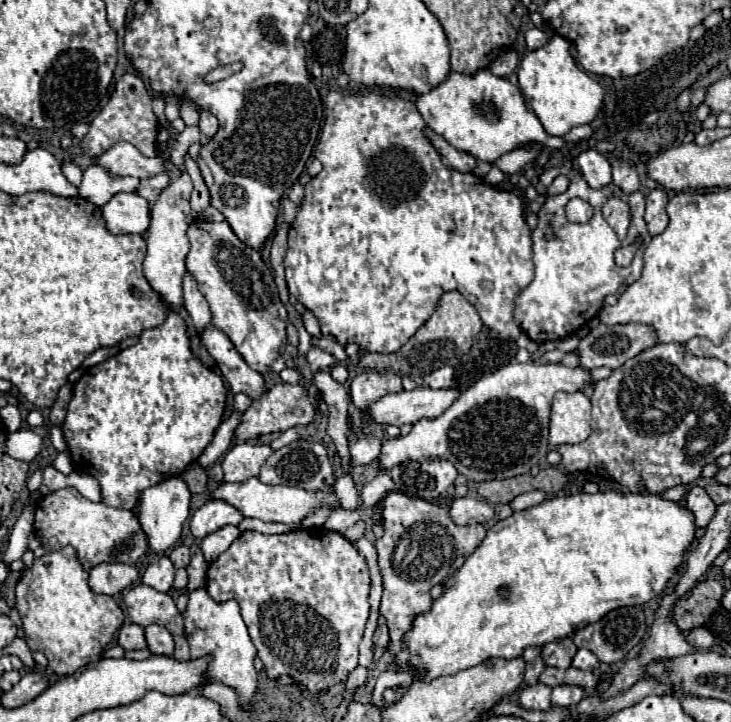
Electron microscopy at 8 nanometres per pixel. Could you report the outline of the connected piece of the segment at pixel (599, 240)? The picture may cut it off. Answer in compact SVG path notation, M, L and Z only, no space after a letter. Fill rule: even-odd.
M550 167L550 169L546 169L542 175L540 175L540 179L538 179L538 185L536 185L536 191L538 193L542 193L542 195L546 195L546 203L542 205L542 209L540 209L540 213L538 213L538 225L536 225L536 229L532 231L532 251L534 251L534 281L528 285L528 287L524 287L520 293L518 293L518 297L516 297L516 301L514 301L514 321L518 323L518 327L532 339L532 341L536 341L536 343L544 343L544 341L548 341L548 339L564 339L566 335L572 335L576 329L580 329L584 323L588 323L596 313L598 313L598 309L602 307L602 303L604 303L604 297L606 295L614 295L620 287L622 287L622 283L624 285L630 285L630 283L634 283L638 277L640 277L640 273L642 273L642 255L644 255L644 249L646 249L646 243L650 241L650 235L648 235L648 231L646 231L646 223L644 223L644 219L642 219L642 215L644 215L644 195L640 193L640 191L636 191L636 193L622 193L622 189L618 189L616 191L616 185L614 183L610 183L610 185L606 185L606 187L602 187L602 189L590 189L590 185L586 185L586 181L582 181L582 177L578 177L578 173L574 171L574 169L570 169L570 167ZM560 173L564 173L564 175L568 175L570 177L570 187L568 187L568 191L566 193L562 193L562 195L554 195L554 197L548 197L546 195L546 191L548 191L548 187L550 187L550 183L560 175ZM612 193L616 193L620 199L624 199L628 205L630 205L630 209L632 209L632 223L630 223L630 229L628 229L628 235L624 237L624 239L618 239L618 235L614 233L614 229L606 223L606 219L602 217L602 211L600 211L600 207L602 207L602 203L604 203L604 199L608 197L608 195L612 195ZM574 197L580 197L580 199L584 199L584 201L588 201L592 207L594 207L594 215L592 215L592 219L588 221L588 223L570 223L568 219L566 219L566 213L564 213L564 209L566 209L566 203L570 201L570 199L574 199ZM550 223L554 223L554 225L562 225L562 237L556 237L556 239L546 239L544 235L546 235L546 231L550 229ZM636 239L640 239L640 247L638 247L638 251L636 251L636 255L634 255L634 261L628 265L628 267L616 267L616 263L614 263L614 251L618 249L618 247L626 247L626 245L632 245Z

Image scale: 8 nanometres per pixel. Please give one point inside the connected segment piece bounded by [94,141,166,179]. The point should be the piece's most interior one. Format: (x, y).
(121, 159)

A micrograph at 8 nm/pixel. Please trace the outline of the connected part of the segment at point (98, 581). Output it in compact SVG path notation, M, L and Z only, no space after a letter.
M96 565L90 571L90 589L94 593L104 593L104 595L118 595L124 589L132 587L138 581L138 569L132 565Z

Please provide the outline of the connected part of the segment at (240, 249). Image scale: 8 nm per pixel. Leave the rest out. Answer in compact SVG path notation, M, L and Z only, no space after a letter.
M194 221L188 229L190 251L186 257L186 269L200 283L200 291L206 297L212 323L222 329L242 359L258 373L268 375L270 365L286 349L286 307L278 299L274 277L262 255L244 245L226 221L208 223Z

